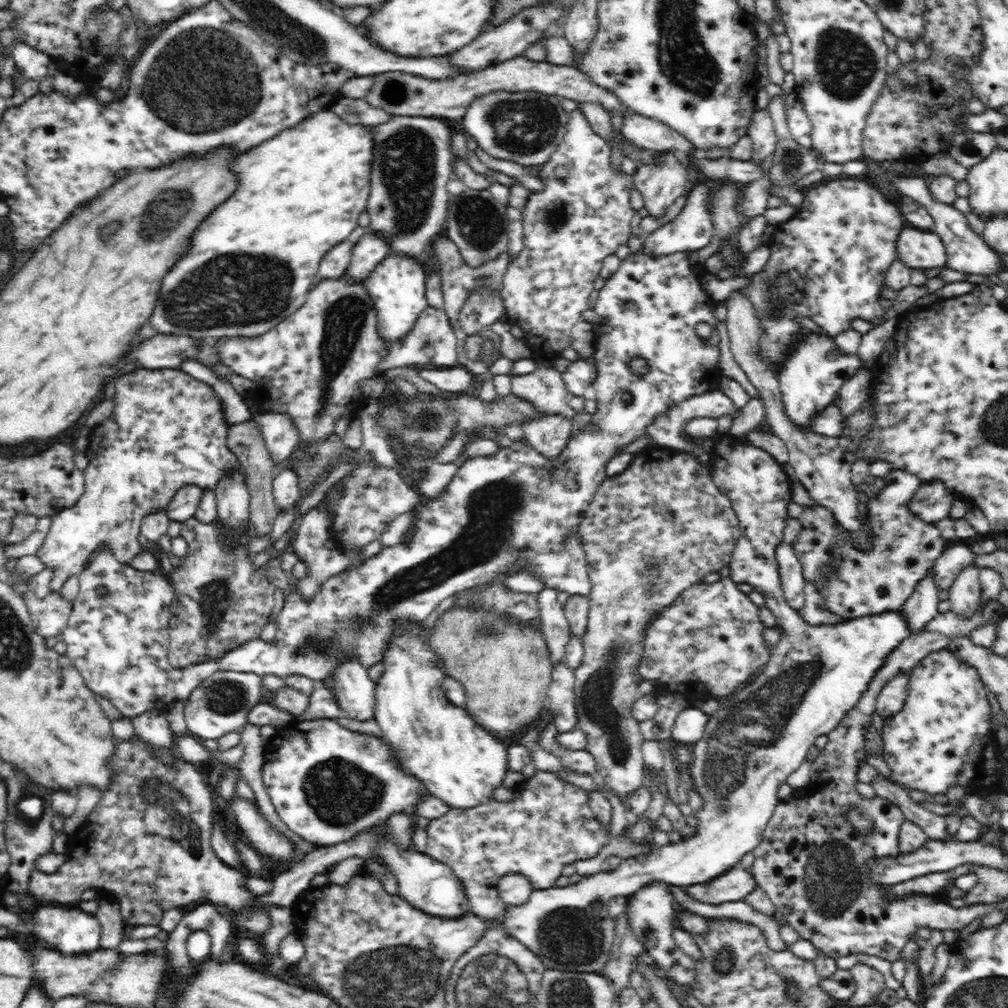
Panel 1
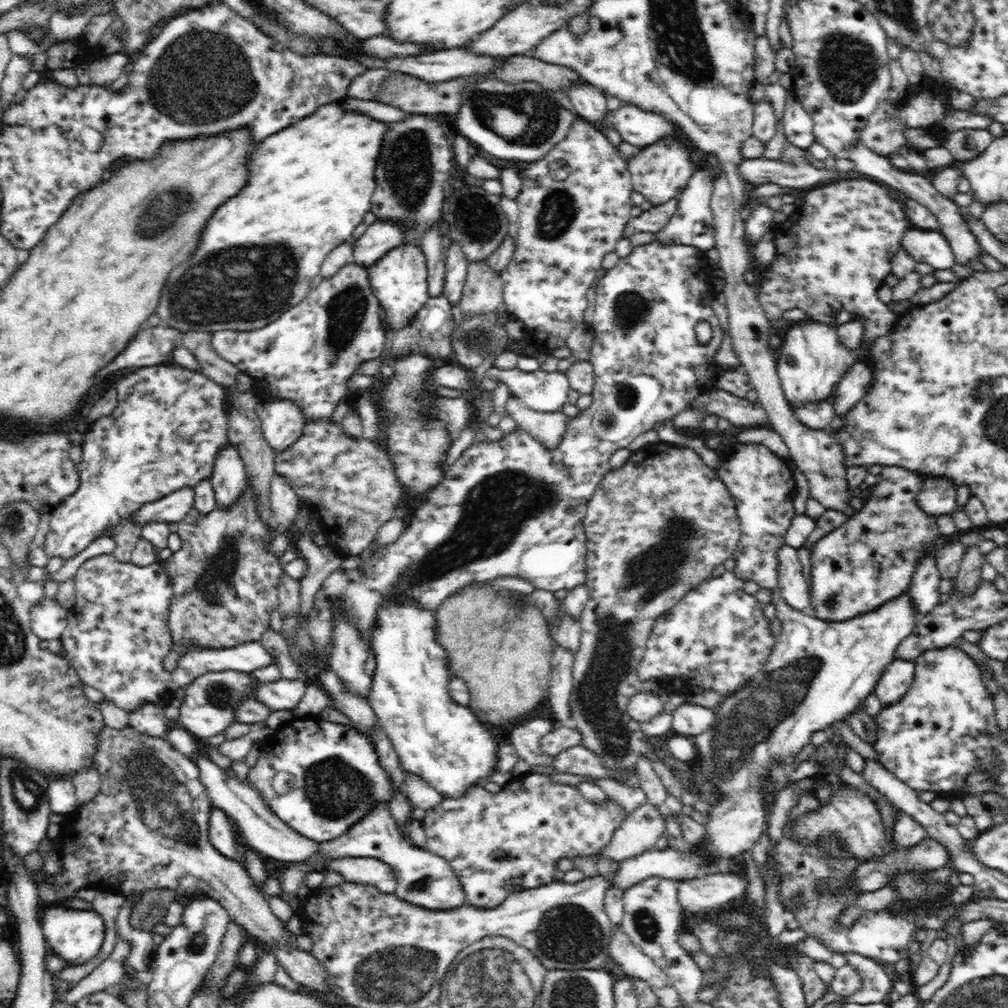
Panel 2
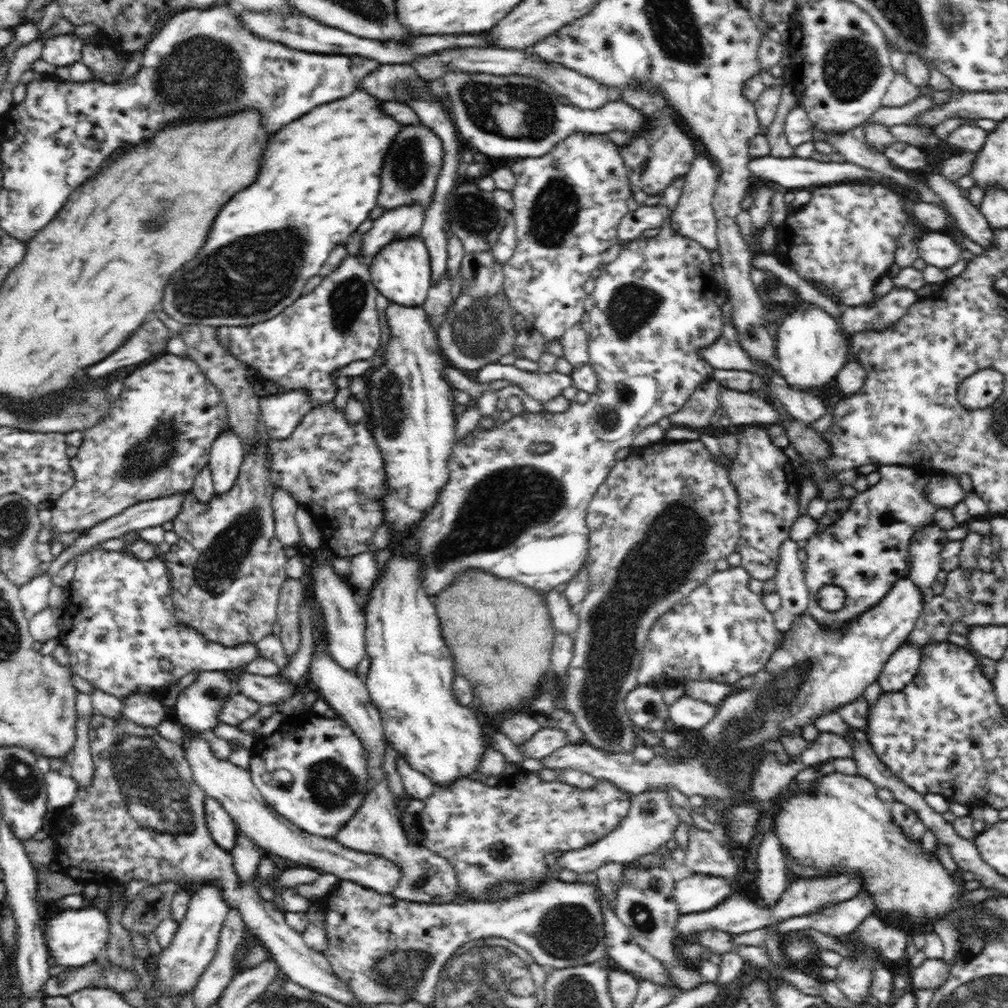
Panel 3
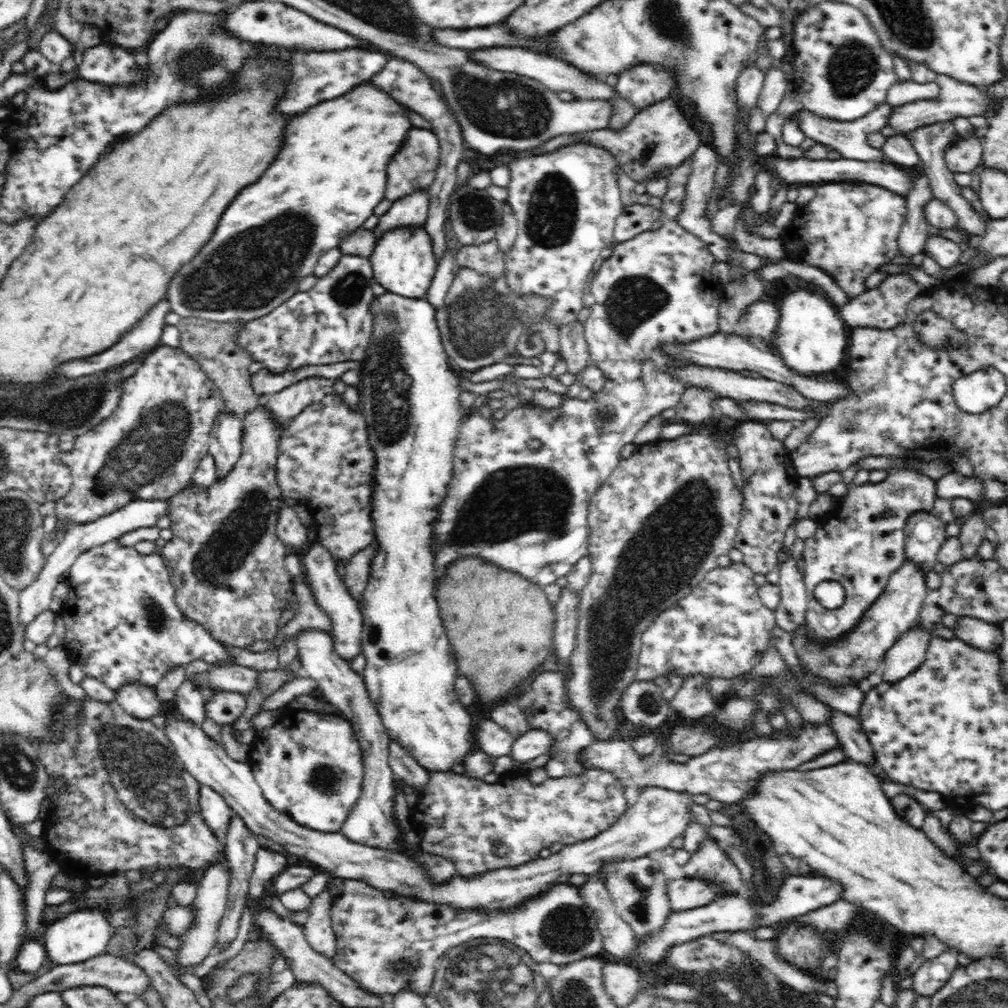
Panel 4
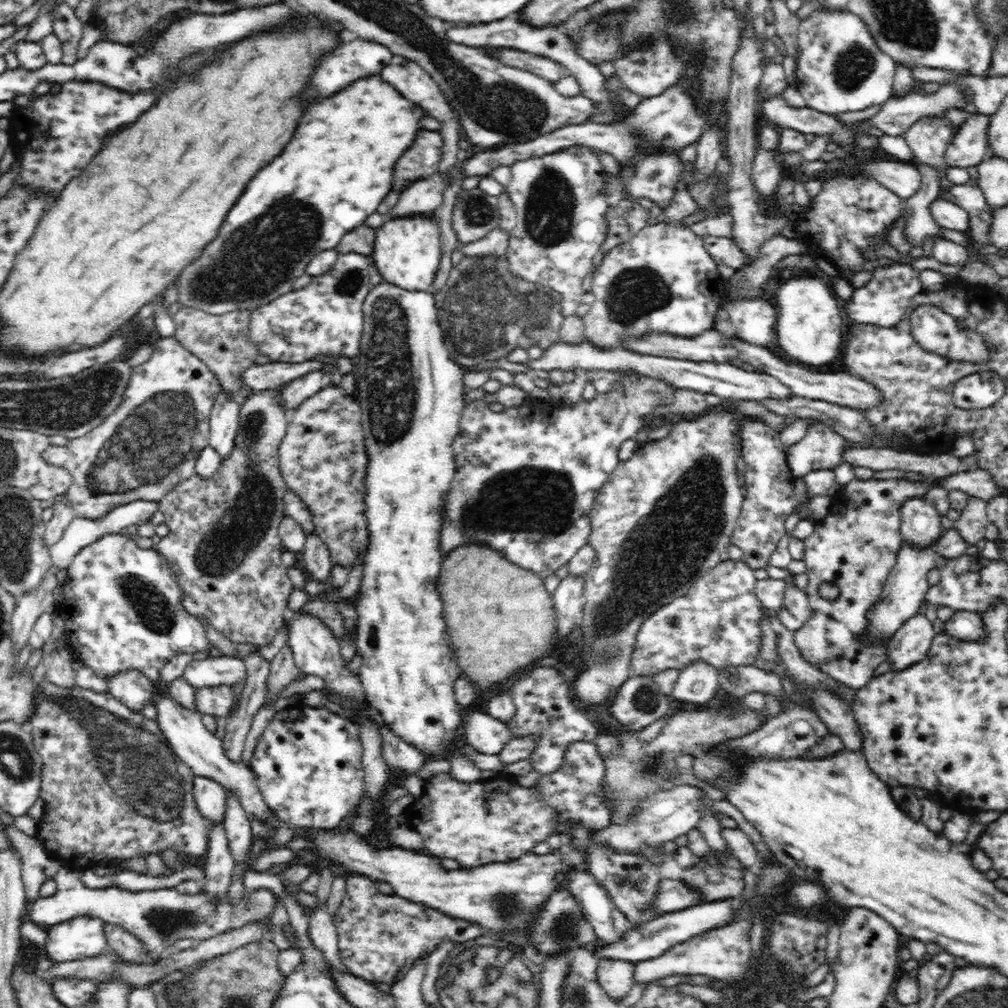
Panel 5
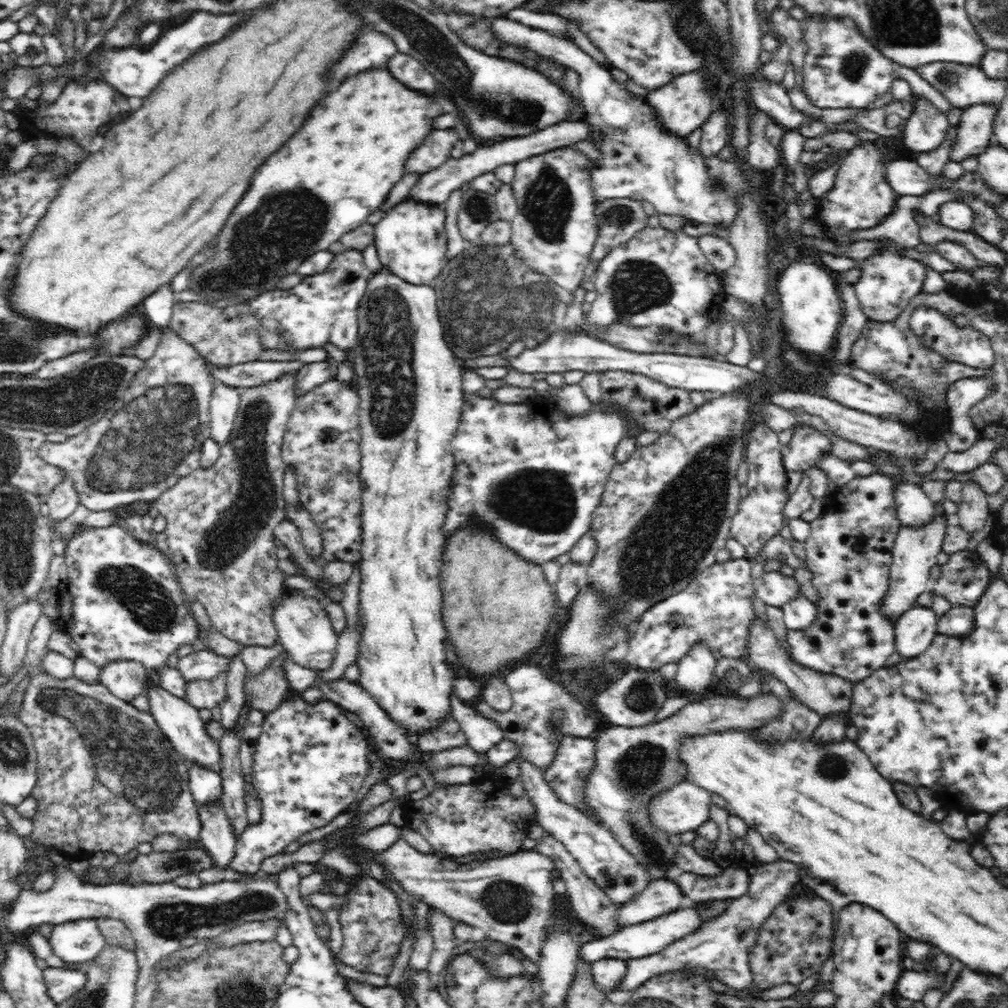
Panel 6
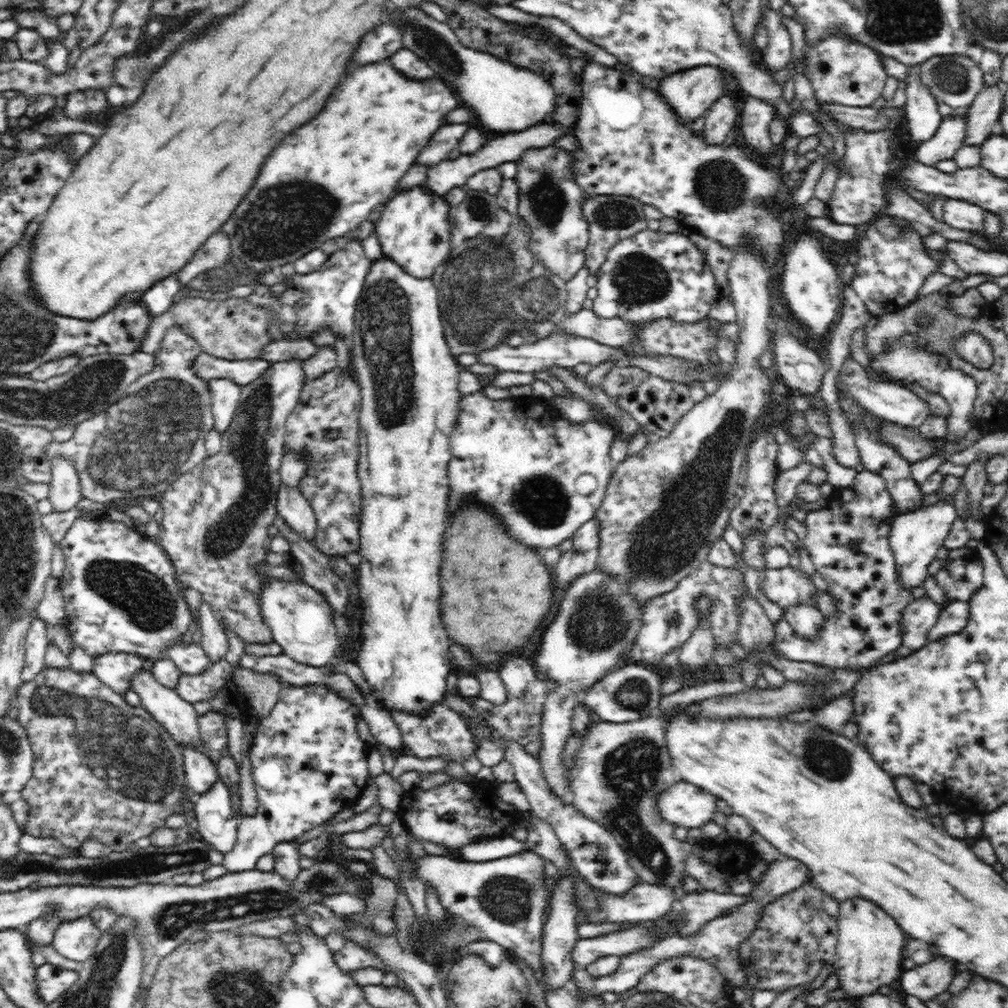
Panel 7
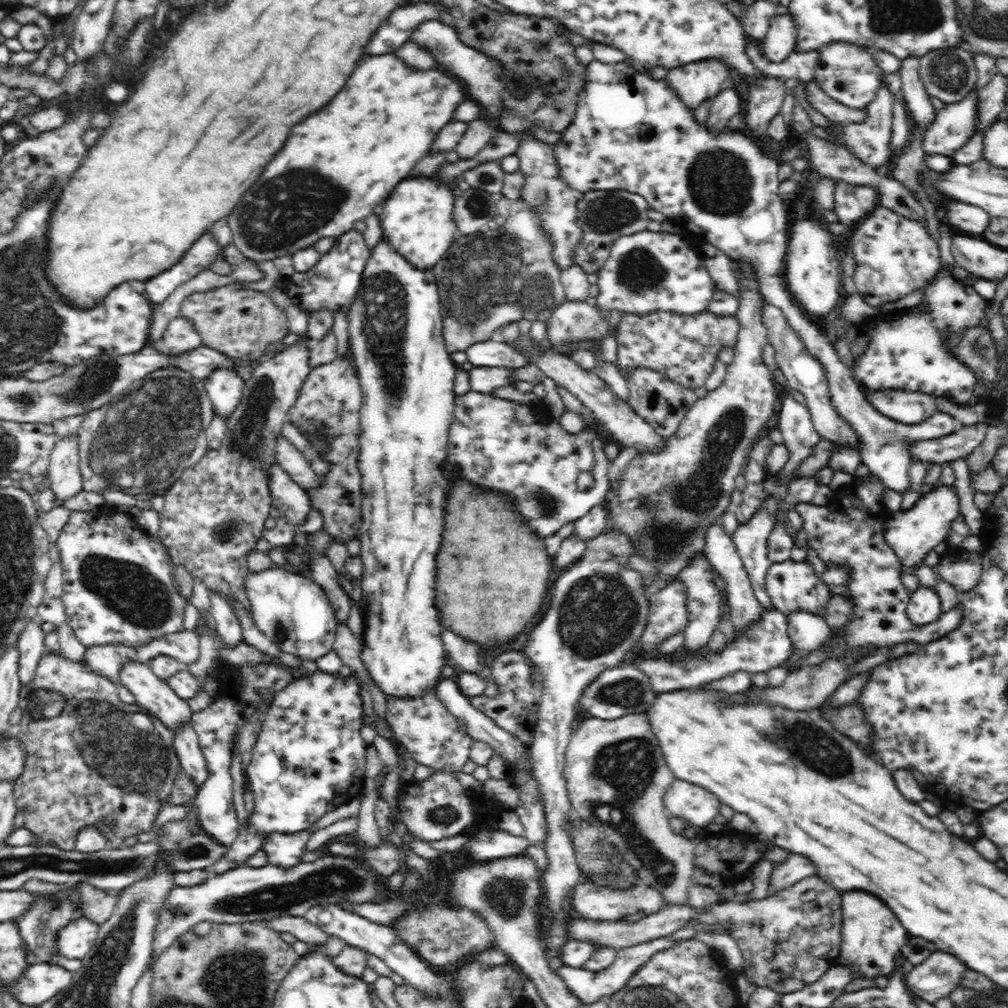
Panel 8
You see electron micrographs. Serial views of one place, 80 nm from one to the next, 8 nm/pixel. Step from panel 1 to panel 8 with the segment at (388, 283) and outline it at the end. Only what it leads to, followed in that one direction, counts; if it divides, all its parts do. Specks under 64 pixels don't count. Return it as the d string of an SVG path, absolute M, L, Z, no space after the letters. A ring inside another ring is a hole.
M438 176L404 179L383 202L384 211L379 215L383 238L414 268L433 268L454 244L457 230L453 219L455 200L450 183Z

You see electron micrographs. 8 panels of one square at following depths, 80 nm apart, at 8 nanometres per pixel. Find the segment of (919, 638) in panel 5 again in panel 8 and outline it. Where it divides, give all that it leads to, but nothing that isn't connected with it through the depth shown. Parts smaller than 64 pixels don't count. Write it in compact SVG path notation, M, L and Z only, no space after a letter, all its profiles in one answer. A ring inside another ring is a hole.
M920 585L914 592L910 592L906 614L912 624L930 624L938 620L942 613L940 597L936 591Z

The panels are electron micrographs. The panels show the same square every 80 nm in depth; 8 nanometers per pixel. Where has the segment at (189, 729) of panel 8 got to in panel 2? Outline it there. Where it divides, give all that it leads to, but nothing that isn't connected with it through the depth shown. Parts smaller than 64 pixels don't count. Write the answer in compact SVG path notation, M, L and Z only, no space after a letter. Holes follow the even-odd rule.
M216 806L210 808L209 839L212 846L226 858L236 860L238 858L238 837L236 829L228 820L228 815Z

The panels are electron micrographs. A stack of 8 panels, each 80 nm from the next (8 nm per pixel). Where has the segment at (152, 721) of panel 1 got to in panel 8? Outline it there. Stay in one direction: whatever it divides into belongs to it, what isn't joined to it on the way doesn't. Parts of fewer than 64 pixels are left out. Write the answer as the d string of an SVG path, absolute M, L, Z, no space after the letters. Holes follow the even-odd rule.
M122 645L94 646L87 648L85 661L94 673L120 685L122 668L129 661L137 661L137 650Z

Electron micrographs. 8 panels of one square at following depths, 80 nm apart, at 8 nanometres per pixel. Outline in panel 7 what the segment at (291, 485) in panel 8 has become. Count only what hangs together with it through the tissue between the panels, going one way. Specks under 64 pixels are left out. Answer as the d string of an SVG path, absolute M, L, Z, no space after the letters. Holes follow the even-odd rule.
M280 484L278 488L278 504L276 510L292 529L306 540L314 541L317 532L317 520L314 509L308 500L297 489L288 488L285 484Z

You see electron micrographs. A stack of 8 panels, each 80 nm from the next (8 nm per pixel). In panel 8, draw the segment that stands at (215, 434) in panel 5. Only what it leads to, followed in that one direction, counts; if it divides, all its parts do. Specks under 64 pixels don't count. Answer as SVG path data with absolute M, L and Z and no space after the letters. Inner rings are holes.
M216 368L201 381L213 404L213 412L227 419L242 400L245 381L229 368Z

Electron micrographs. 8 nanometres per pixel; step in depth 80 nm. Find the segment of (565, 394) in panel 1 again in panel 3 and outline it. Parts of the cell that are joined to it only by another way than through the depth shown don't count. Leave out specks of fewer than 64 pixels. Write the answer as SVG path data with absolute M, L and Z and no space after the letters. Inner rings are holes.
M499 362L483 366L476 374L477 382L492 382L492 380L508 380L512 386L519 386L526 389L527 395L540 404L548 404L548 400L554 400L556 396L562 395L565 388L573 386L570 375L558 373L536 373L520 370L518 367Z

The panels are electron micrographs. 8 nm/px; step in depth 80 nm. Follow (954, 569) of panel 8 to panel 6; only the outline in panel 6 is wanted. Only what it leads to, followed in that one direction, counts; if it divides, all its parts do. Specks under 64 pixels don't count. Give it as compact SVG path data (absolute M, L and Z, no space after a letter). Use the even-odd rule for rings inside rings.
M960 551L956 554L951 554L948 561L941 566L941 574L937 580L930 582L931 594L943 596L953 605L963 604L964 606L973 607L978 604L978 600L982 598L986 586L990 584L990 569L984 564L984 560L976 551Z

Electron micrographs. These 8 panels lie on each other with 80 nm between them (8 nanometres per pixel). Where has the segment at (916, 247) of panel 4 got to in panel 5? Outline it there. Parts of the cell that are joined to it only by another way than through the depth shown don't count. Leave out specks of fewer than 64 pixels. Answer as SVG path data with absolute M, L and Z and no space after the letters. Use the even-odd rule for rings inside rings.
M920 162L916 163L920 177L922 177L922 188L904 200L905 210L908 212L908 220L904 224L906 241L912 247L922 247L928 238L940 236L941 228L930 215L930 204L939 198L940 171L938 168L928 167Z

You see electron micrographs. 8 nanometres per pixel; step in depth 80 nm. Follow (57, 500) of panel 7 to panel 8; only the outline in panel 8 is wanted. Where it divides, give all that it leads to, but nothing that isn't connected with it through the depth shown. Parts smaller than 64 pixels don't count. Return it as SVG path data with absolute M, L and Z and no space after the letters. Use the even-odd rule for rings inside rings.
M77 433L60 438L52 451L48 472L48 486L61 504L83 490L83 478L79 467Z

